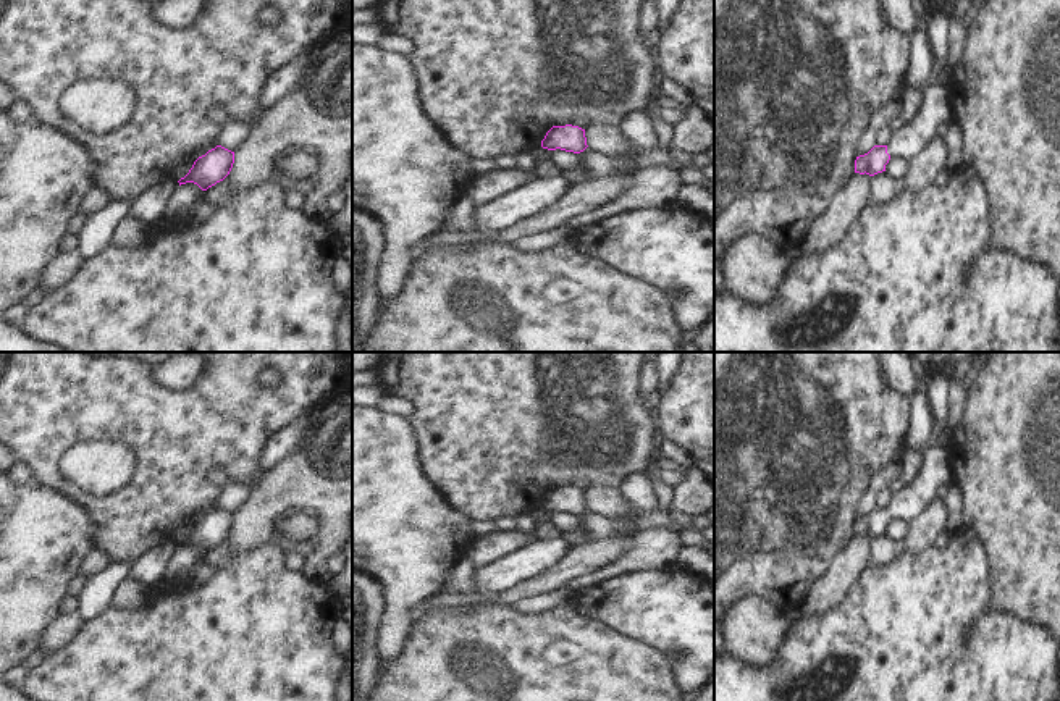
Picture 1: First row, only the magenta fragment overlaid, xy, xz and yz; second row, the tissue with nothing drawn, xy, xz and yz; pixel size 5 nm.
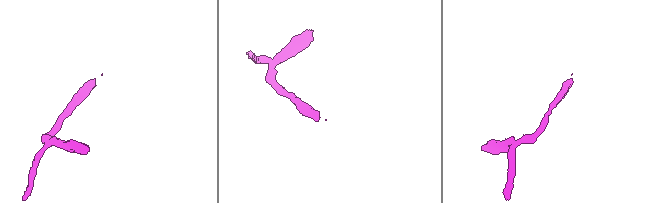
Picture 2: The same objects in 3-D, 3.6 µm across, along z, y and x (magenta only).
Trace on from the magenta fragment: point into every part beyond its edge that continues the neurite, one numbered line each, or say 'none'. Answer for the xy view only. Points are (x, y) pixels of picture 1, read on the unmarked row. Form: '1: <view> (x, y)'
none

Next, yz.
1: yz (908, 503)

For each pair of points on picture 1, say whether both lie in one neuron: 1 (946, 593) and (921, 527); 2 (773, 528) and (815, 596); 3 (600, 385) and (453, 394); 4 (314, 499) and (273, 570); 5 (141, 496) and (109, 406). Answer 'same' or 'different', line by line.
1: different
2: different
3: same
4: different
5: same

